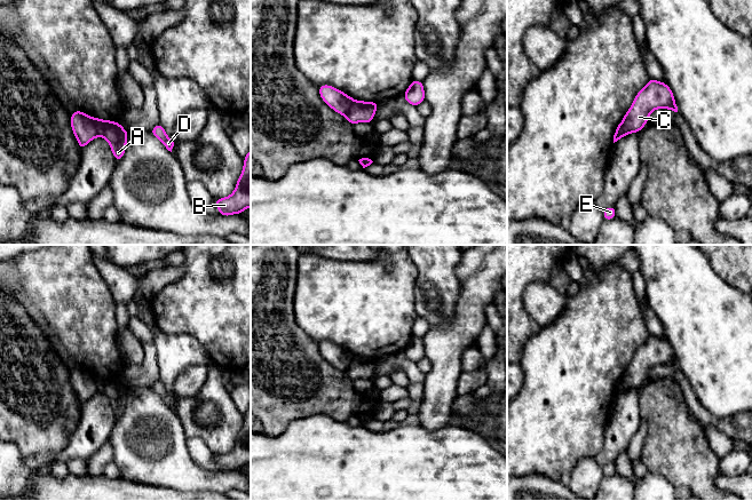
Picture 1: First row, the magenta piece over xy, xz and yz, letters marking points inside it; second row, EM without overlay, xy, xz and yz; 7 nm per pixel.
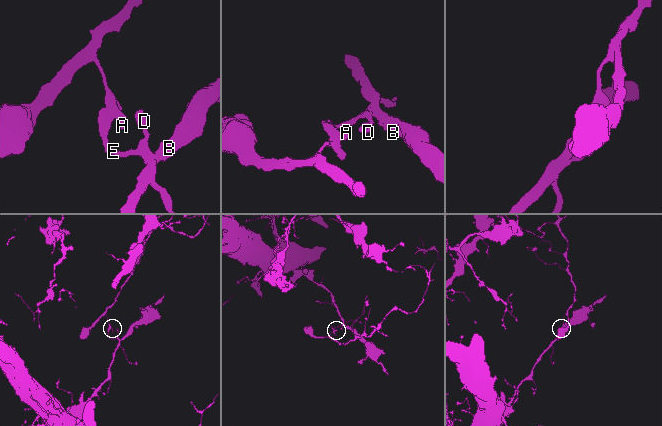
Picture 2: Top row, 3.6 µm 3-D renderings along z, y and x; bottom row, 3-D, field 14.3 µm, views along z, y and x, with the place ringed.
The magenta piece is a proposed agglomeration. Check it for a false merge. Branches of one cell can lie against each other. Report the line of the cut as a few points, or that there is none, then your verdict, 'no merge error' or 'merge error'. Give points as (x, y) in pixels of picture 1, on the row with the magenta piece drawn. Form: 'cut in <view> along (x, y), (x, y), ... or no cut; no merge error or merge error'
cut in xy along (93, 119), (99, 135); merge error

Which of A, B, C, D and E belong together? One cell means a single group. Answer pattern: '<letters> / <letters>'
A C / B D E

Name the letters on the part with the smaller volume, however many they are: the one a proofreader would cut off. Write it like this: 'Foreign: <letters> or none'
Foreign: A, C

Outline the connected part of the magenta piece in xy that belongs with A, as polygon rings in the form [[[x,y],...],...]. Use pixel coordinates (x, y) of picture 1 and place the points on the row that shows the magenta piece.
[[[95,118],[94,121],[98,136],[109,142],[113,157],[118,162],[125,154],[128,132],[117,121],[102,120],[100,118]]]

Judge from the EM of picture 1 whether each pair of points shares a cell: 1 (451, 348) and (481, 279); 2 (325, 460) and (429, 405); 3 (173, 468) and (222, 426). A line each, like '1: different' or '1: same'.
1: same
2: different
3: different

